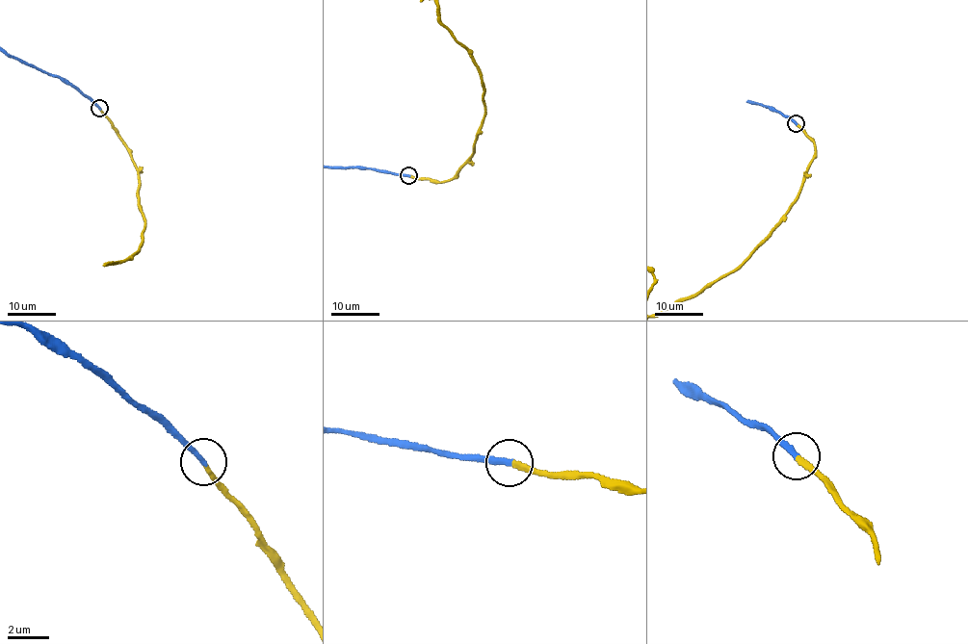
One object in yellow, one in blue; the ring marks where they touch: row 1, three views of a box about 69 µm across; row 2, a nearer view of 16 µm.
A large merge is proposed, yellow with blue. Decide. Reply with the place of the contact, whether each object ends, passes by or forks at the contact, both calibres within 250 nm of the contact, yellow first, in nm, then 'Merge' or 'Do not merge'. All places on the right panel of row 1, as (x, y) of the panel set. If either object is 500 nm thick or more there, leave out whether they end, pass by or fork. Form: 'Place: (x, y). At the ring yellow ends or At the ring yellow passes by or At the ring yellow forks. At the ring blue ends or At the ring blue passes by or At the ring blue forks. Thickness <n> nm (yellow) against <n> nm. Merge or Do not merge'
Place: (796, 123). At the ring yellow ends. At the ring blue ends. Thickness 240 nm (yellow) against 280 nm. Merge

